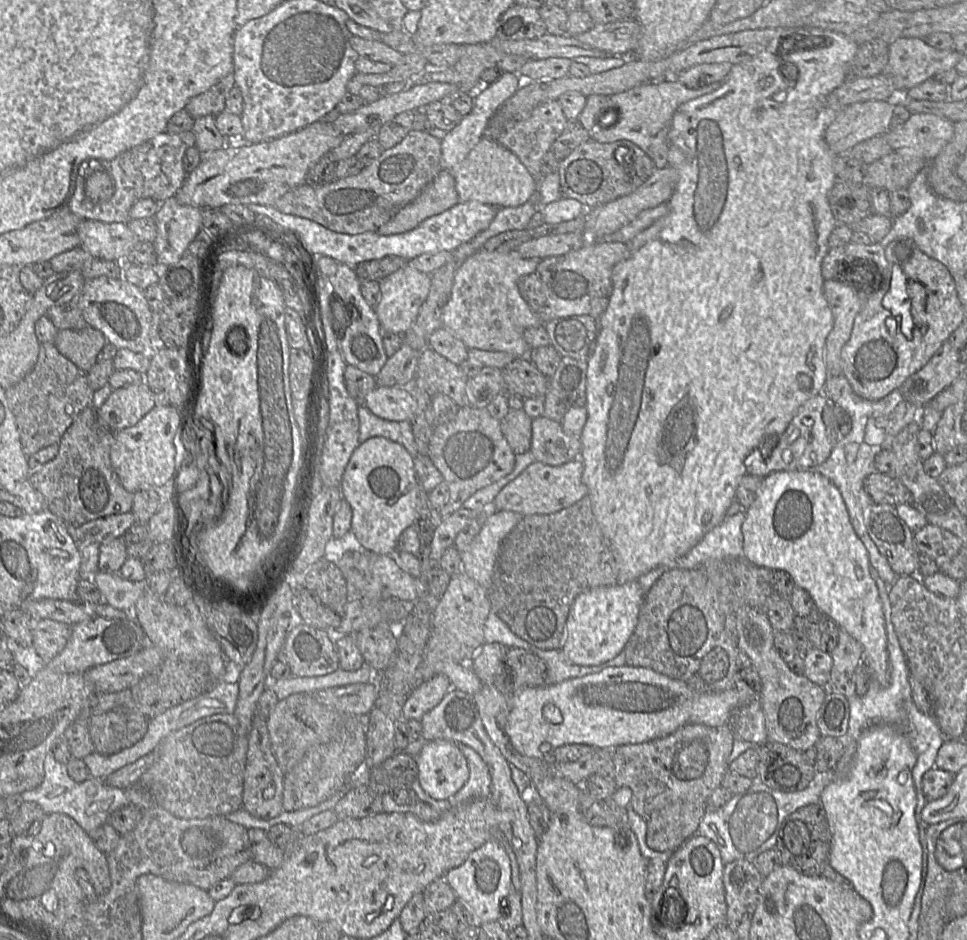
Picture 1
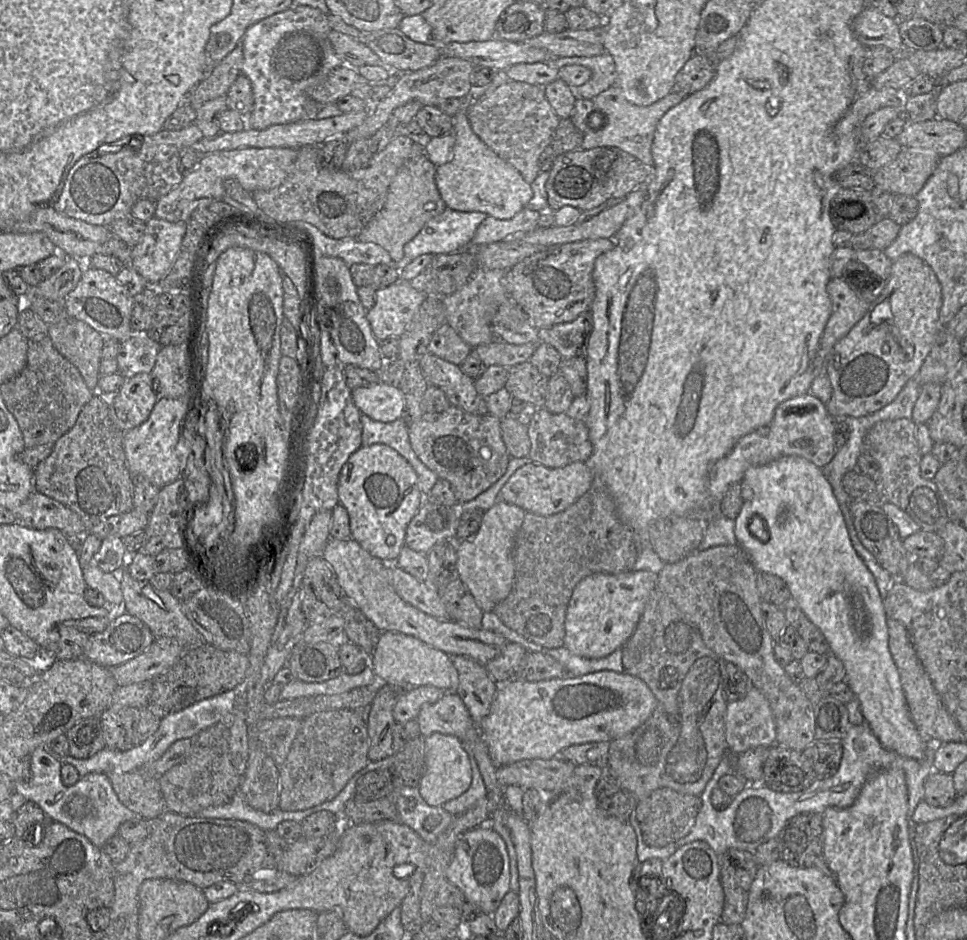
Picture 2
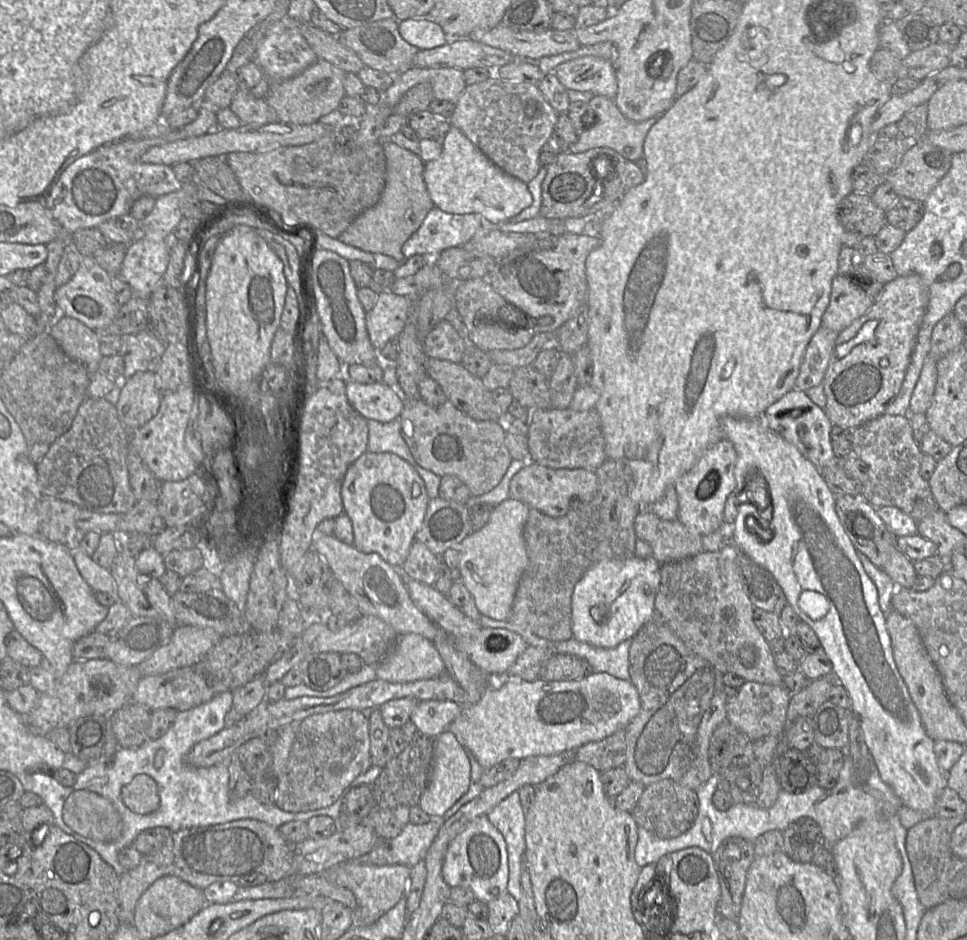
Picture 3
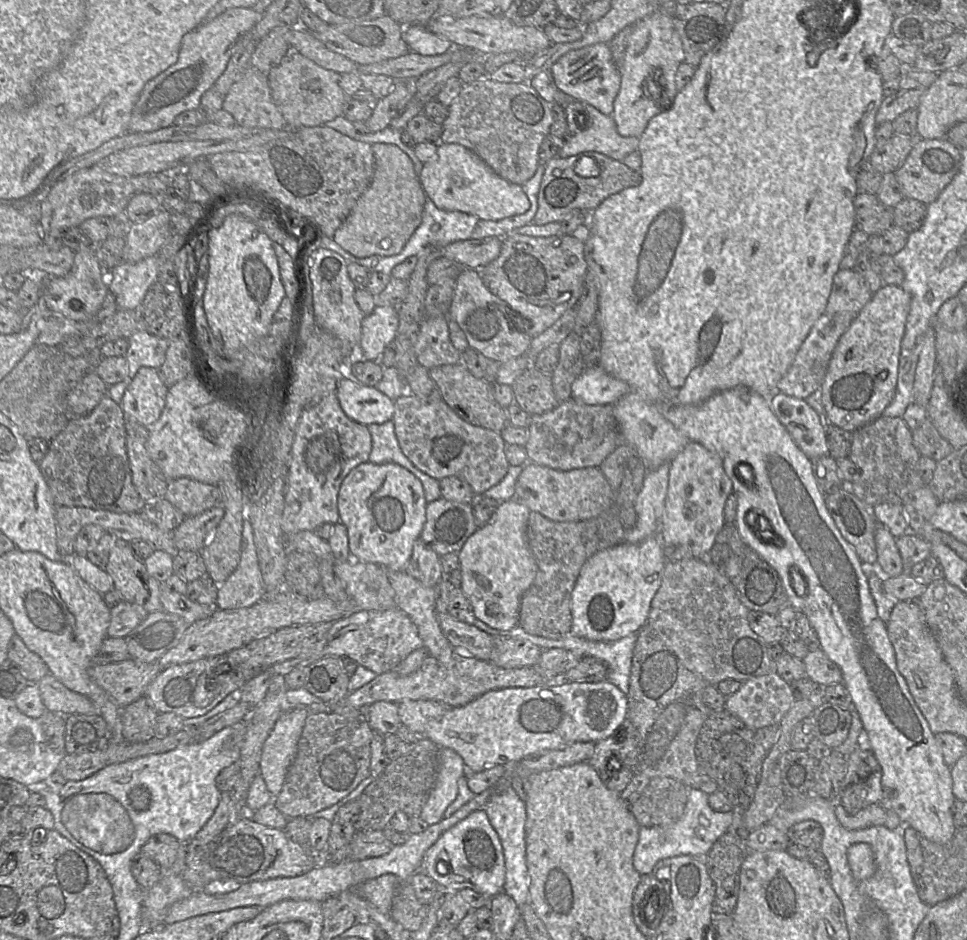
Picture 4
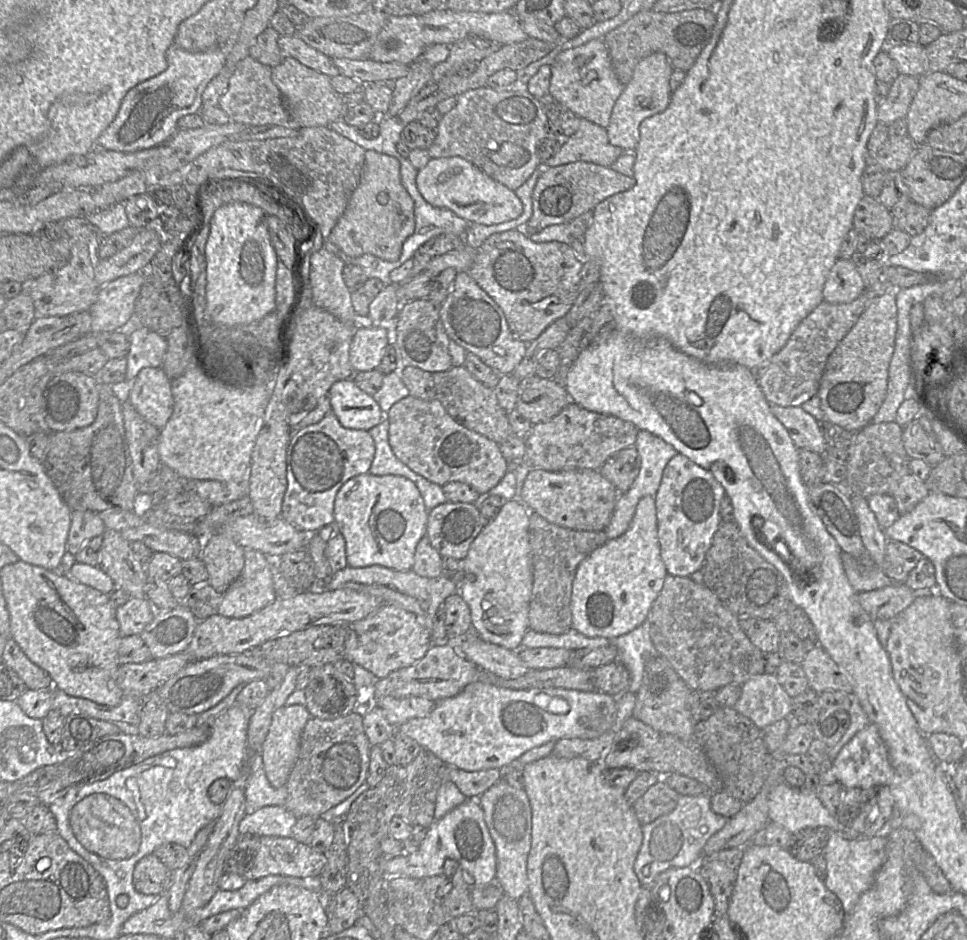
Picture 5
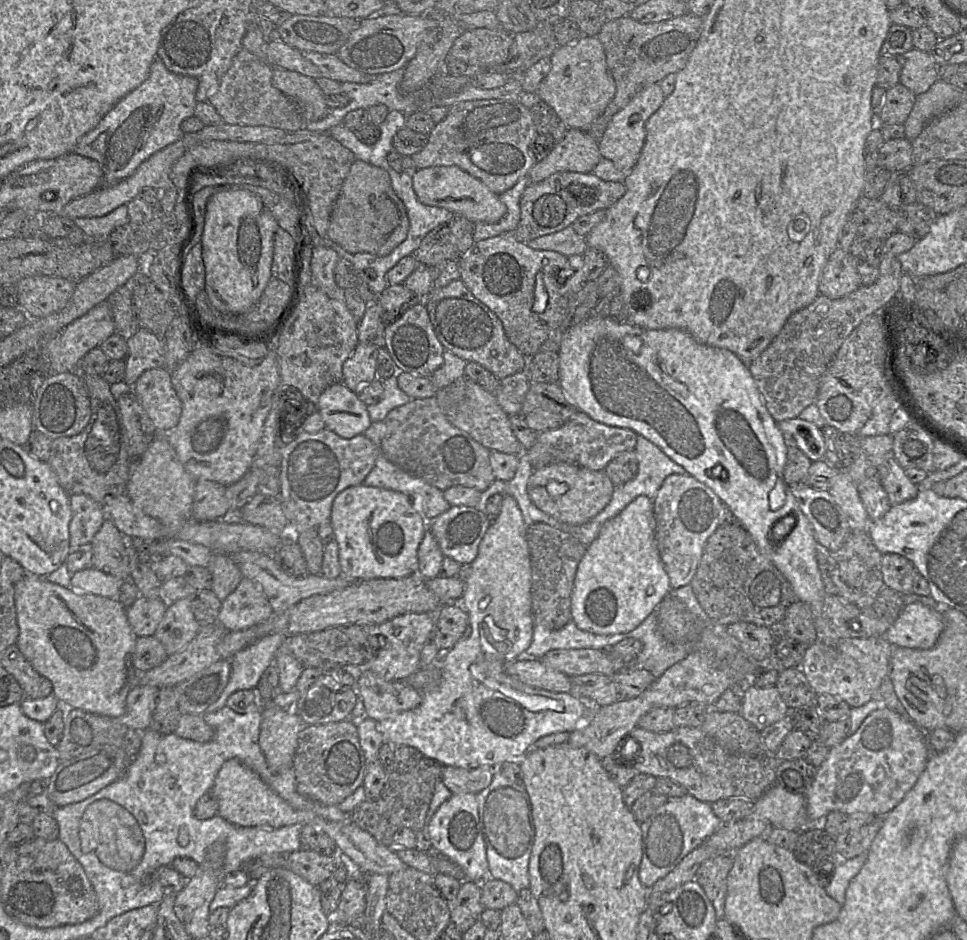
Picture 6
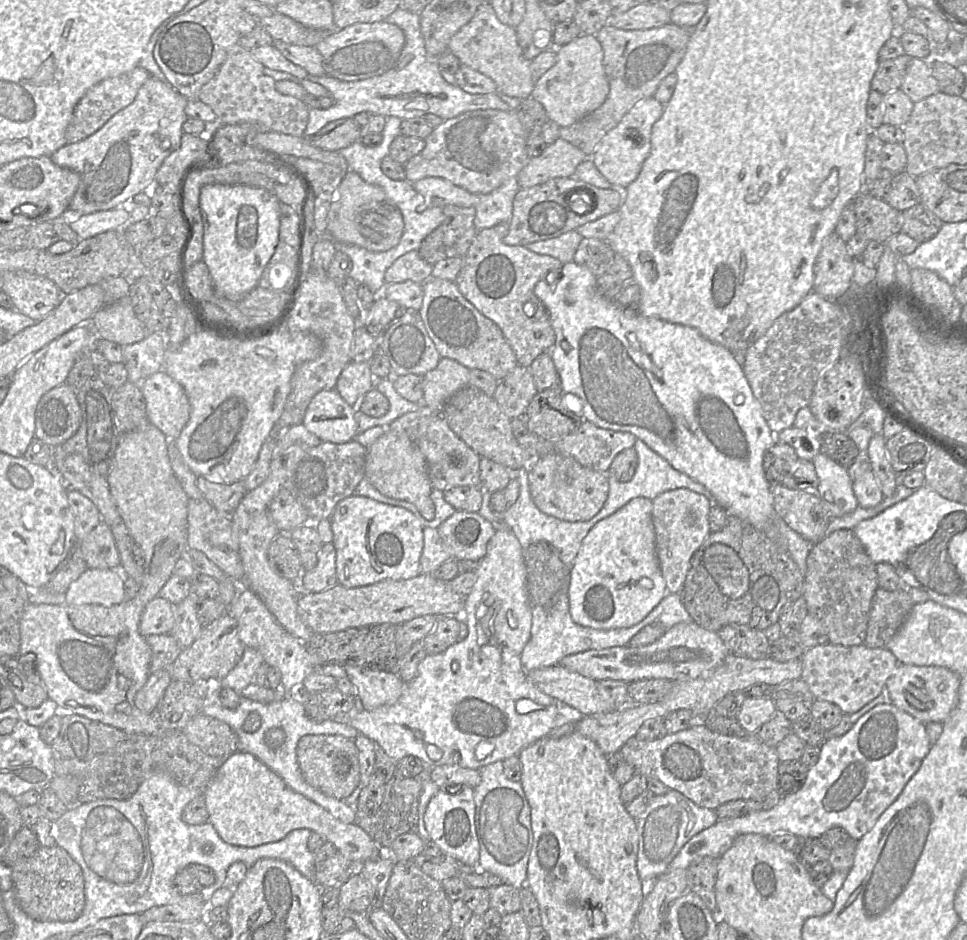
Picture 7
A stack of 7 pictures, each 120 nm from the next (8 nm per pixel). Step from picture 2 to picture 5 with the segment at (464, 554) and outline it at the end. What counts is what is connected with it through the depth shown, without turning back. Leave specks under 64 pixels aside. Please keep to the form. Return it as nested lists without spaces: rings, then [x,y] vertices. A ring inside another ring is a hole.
[[[506,500],[497,516],[492,521],[485,524],[478,536],[471,543],[468,553],[462,561],[462,568],[465,575],[463,584],[459,587],[459,593],[470,609],[472,632],[477,634],[485,642],[504,647],[511,651],[517,651],[522,648],[521,642],[525,632],[528,630],[528,611],[533,585],[532,549],[528,533],[529,517],[530,511],[521,501]]]

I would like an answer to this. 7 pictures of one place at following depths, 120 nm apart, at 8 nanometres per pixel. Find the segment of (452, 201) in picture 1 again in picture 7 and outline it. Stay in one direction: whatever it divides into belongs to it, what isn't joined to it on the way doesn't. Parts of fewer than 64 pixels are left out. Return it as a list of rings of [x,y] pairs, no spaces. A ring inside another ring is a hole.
[[[348,171],[341,181],[327,214],[327,232],[332,242],[340,241],[373,252],[395,247],[403,234],[404,221],[399,208],[379,186],[365,182],[357,173]]]

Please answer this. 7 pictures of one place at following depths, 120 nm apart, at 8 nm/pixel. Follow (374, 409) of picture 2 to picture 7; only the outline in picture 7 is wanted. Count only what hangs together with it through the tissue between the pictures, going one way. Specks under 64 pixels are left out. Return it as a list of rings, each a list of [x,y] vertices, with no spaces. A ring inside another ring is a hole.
[[[335,388],[322,390],[312,398],[302,424],[322,442],[342,444],[353,440],[358,435],[355,408],[347,404]]]

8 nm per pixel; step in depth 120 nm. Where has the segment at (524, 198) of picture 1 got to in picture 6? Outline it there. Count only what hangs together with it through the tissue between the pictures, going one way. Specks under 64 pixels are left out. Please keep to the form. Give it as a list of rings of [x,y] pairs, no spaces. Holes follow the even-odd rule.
[[[433,166],[419,169],[412,173],[412,179],[414,192],[422,204],[447,209],[454,215],[463,216],[471,222],[496,223],[507,212],[499,195],[457,166]]]

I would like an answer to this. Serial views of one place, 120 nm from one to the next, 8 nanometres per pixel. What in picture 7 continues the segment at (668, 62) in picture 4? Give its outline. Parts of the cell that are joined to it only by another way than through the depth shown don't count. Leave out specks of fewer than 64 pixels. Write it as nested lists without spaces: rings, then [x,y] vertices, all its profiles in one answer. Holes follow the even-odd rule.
[[[654,97],[640,100],[597,145],[591,159],[604,178],[612,184],[612,188],[625,190],[639,175],[650,153],[653,124],[662,116],[663,108]]]

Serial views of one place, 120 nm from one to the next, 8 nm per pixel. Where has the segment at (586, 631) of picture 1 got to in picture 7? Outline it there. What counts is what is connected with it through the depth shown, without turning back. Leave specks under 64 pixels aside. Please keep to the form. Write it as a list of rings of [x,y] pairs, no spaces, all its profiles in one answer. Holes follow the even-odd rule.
[[[637,497],[596,523],[583,539],[570,567],[570,615],[584,627],[628,628],[642,621],[666,593],[655,548],[652,501]]]

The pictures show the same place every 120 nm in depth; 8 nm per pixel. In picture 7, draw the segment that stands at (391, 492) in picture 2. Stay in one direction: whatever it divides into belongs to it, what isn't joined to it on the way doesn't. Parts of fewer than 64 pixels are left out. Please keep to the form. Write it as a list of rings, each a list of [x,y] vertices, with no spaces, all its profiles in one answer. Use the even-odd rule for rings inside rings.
[[[352,494],[337,503],[330,522],[338,584],[353,588],[382,580],[409,579],[422,572],[420,557],[424,527],[409,510]]]

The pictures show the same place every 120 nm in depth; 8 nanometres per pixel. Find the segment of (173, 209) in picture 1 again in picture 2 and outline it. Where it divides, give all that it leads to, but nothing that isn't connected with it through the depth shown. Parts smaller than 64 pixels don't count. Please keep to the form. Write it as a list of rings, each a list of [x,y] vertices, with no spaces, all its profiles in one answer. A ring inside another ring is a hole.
[[[153,216],[146,223],[144,234],[143,234],[141,240],[135,246],[133,246],[132,249],[131,249],[130,264],[125,264],[125,265],[131,265],[147,281],[147,283],[149,284],[149,286],[156,286],[156,285],[158,285],[159,282],[169,272],[169,270],[171,269],[171,267],[172,267],[172,265],[173,265],[173,263],[174,263],[174,261],[176,259],[176,257],[178,256],[179,252],[182,249],[182,239],[183,239],[183,237],[185,235],[186,228],[187,228],[187,222],[185,222],[185,221],[179,221],[179,222],[172,223],[172,222],[169,222],[169,221],[166,221],[166,220],[163,220],[163,219],[159,219],[159,218],[155,217],[155,216]]]

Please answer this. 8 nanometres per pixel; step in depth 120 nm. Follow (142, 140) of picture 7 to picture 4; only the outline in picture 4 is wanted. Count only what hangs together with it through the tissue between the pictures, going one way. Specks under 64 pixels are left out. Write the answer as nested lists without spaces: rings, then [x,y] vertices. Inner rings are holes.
[[[229,8],[186,33],[181,40],[177,61],[144,85],[133,107],[128,132],[166,128],[173,125],[176,116],[182,112],[197,110],[202,95],[225,71],[238,40],[251,31],[261,17],[254,8]]]

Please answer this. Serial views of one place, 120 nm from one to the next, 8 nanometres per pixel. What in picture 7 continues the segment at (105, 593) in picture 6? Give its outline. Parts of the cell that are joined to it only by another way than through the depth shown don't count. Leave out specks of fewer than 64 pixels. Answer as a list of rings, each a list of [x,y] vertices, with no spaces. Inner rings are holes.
[[[88,568],[70,584],[65,595],[65,604],[71,606],[118,605],[126,600],[124,575],[116,569]]]

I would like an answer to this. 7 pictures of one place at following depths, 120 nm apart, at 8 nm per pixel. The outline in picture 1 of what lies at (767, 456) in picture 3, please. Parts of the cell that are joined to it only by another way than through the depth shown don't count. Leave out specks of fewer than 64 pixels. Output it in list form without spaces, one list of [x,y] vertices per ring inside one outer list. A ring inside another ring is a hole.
[[[815,470],[770,473],[763,478],[760,495],[747,508],[741,530],[743,557],[758,567],[789,574],[796,587],[807,591],[814,601],[815,608],[825,613],[840,629],[845,630],[861,644],[863,664],[869,677],[881,686],[888,686],[890,671],[882,602],[871,575],[868,552],[854,531],[838,488]]]

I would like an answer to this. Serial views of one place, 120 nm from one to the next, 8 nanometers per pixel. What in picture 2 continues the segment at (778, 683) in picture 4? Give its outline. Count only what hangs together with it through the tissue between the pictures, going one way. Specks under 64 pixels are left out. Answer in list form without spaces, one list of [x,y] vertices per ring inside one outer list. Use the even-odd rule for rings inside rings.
[[[754,686],[745,698],[727,704],[726,741],[729,755],[776,743],[776,726],[767,698]]]

